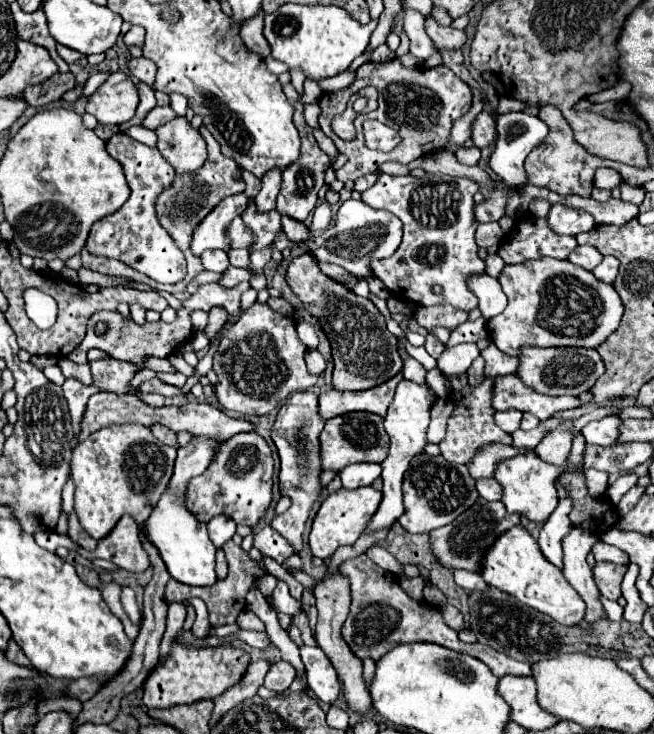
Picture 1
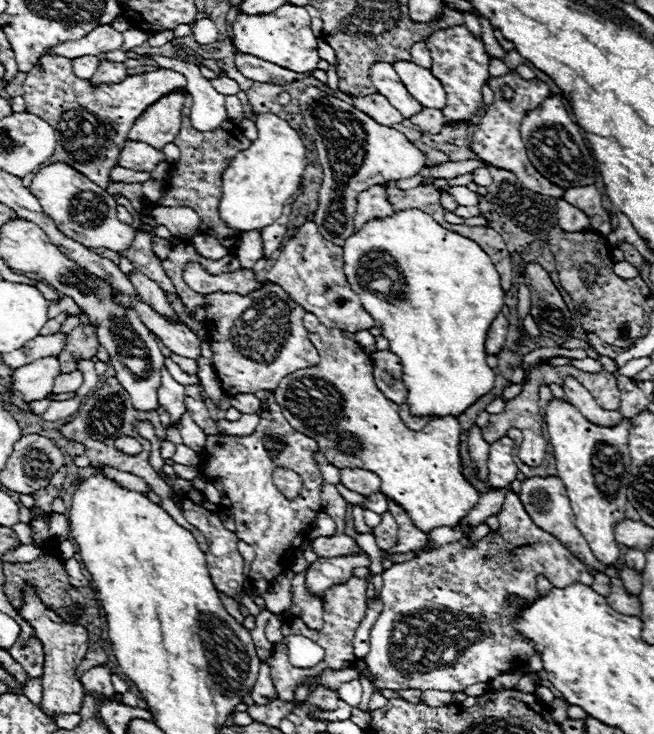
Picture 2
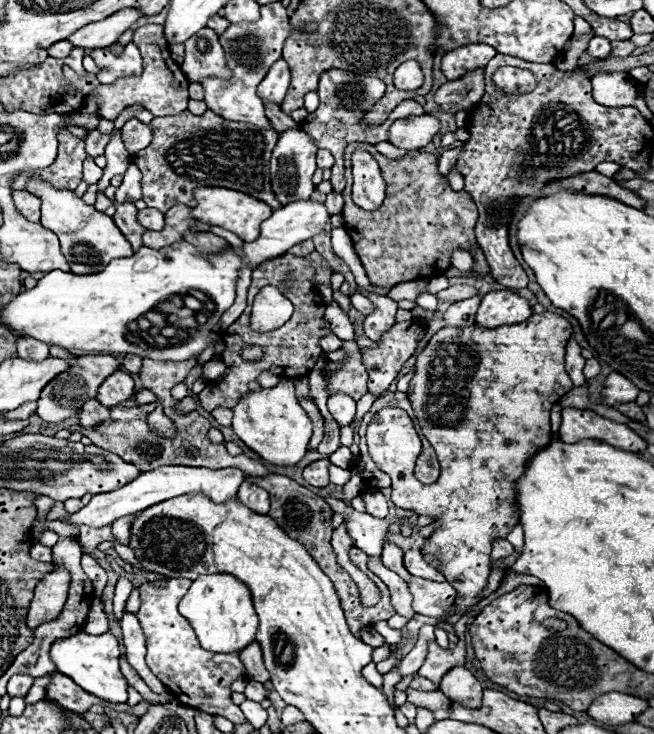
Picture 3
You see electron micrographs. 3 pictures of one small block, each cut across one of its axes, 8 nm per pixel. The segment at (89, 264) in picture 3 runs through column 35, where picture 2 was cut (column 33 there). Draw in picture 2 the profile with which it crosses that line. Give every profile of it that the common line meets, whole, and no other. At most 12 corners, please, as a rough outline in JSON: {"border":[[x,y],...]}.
{"border":[[64,162],[30,192],[86,248],[128,250],[116,200]]}

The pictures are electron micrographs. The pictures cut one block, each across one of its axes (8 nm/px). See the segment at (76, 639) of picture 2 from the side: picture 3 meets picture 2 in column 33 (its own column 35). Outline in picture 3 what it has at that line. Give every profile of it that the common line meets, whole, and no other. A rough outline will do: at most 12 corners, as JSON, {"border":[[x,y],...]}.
{"border":[[54,564],[36,584],[30,628],[54,620],[66,602],[70,572]]}

